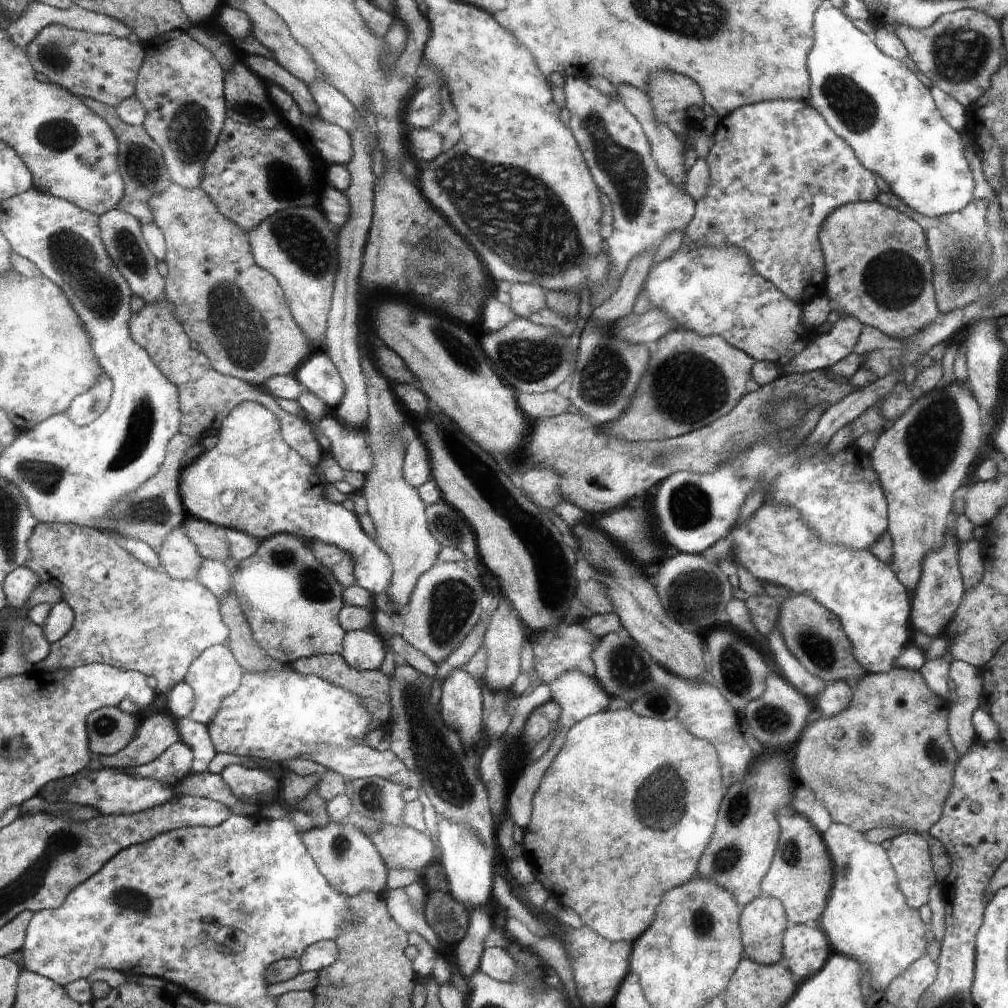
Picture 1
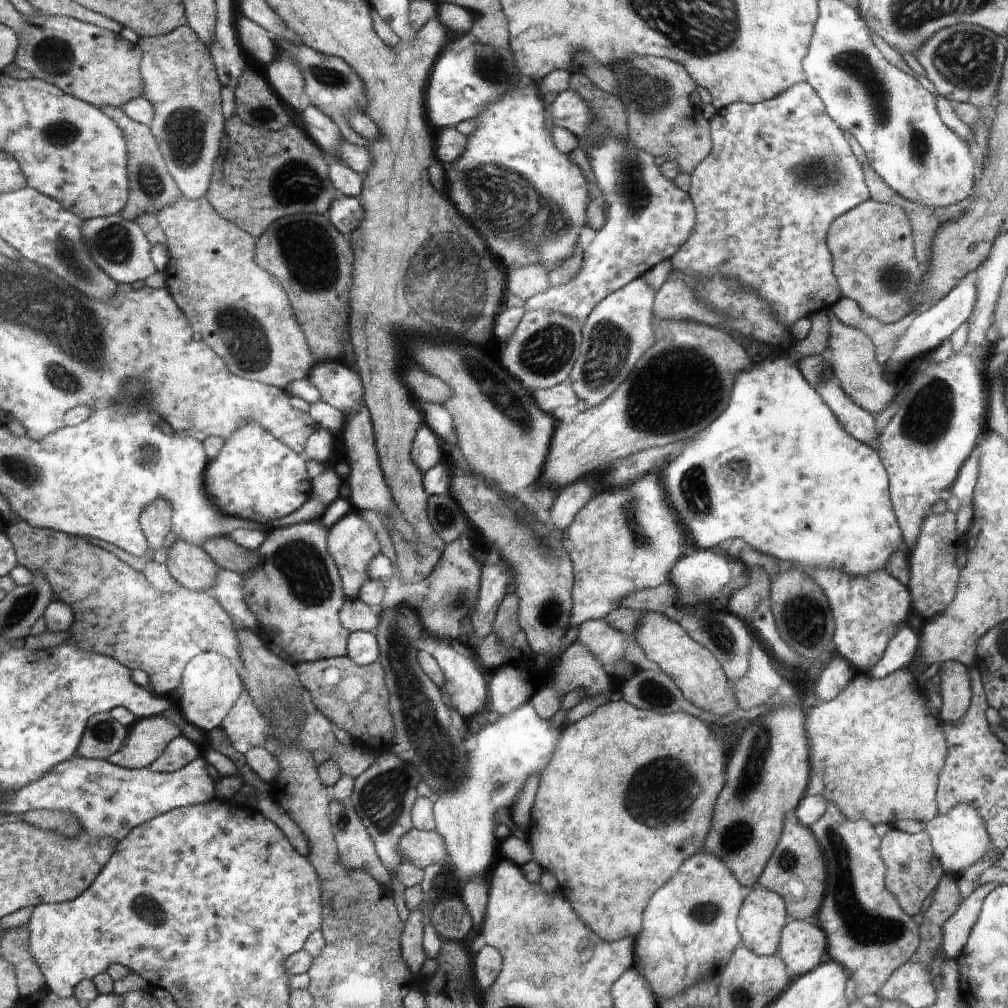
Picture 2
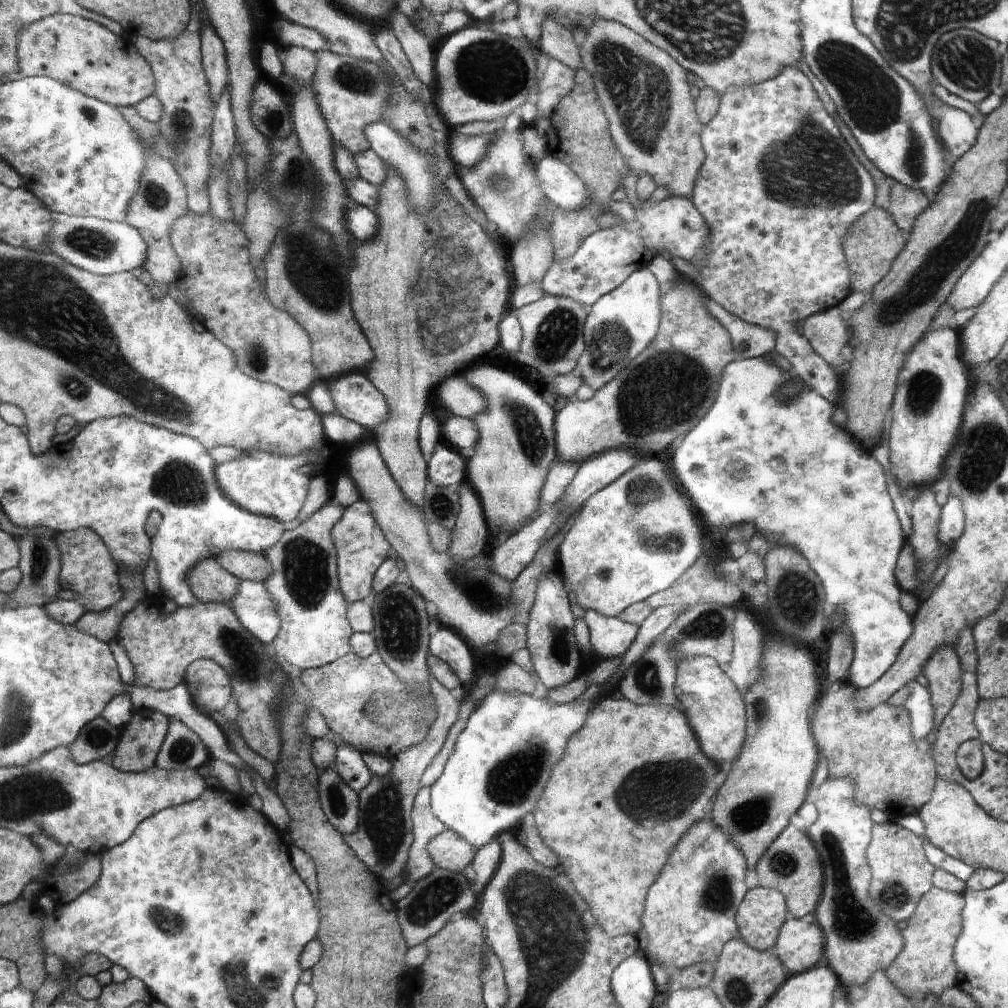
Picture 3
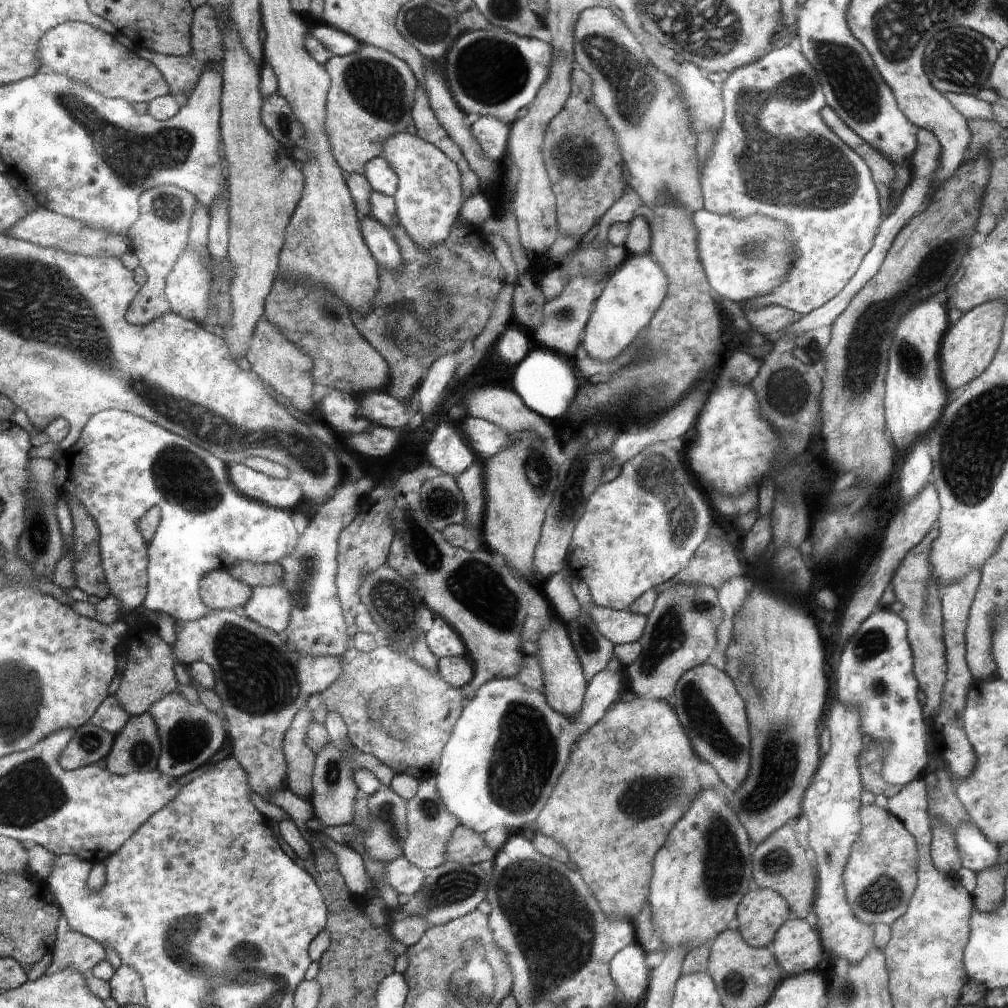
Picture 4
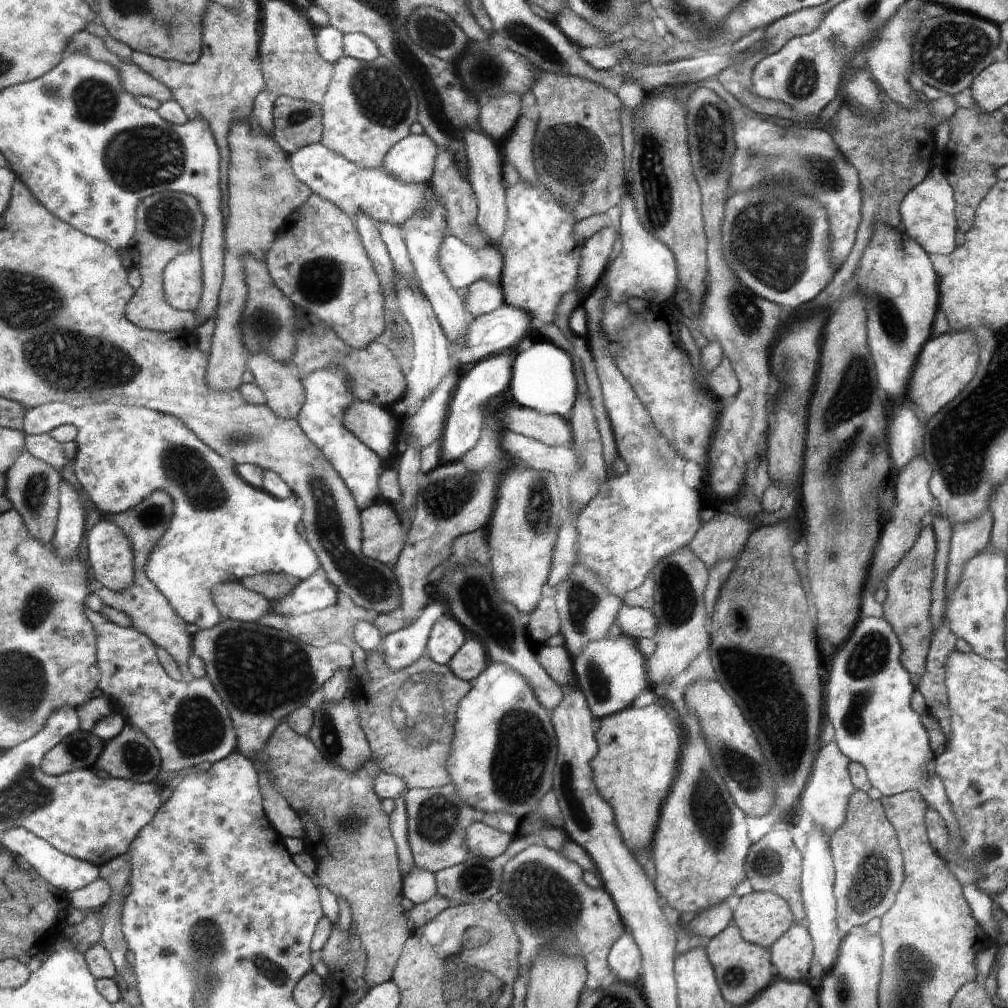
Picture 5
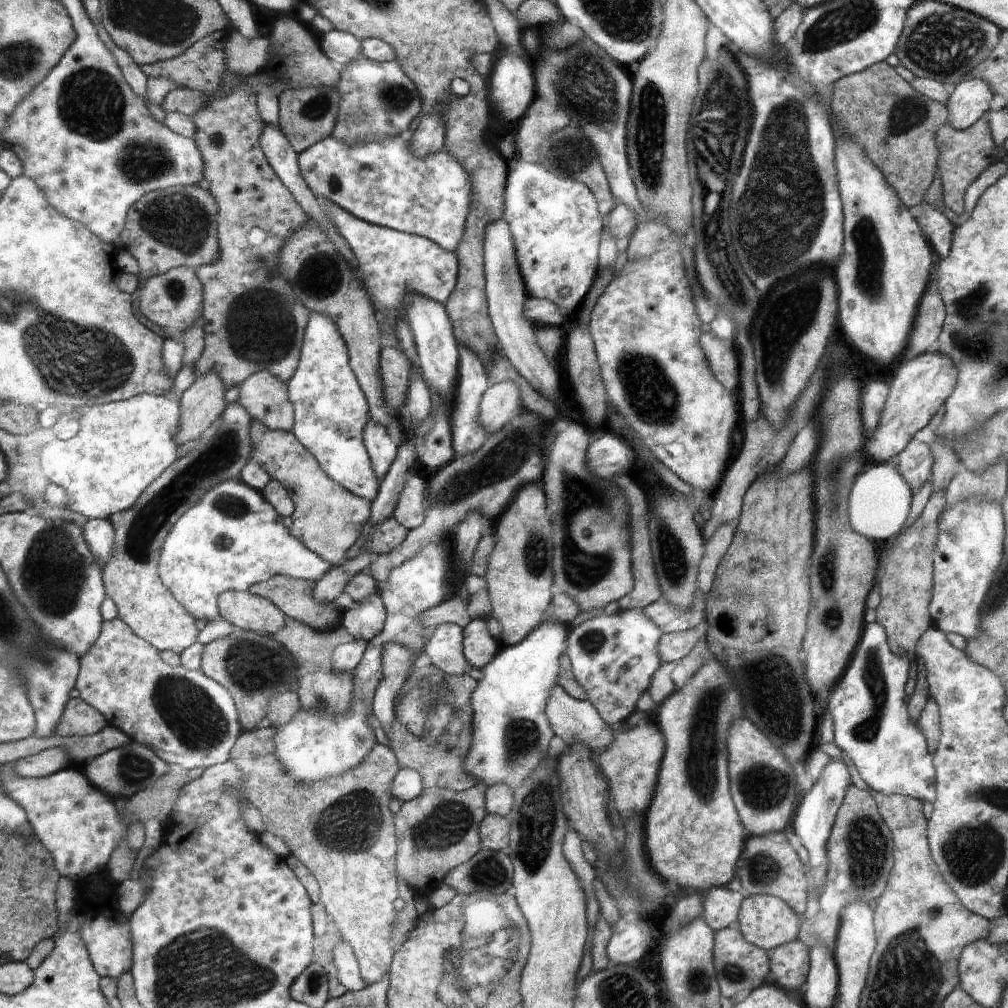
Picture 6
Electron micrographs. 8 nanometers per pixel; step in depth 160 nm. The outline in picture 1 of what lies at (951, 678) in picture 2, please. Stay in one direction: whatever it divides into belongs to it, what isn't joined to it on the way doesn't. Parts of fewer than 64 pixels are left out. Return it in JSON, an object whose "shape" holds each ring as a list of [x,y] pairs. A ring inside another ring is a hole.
{"shape":[[[958,660],[951,662],[949,675],[956,684],[957,701],[949,708],[948,730],[955,749],[963,757],[978,739],[971,716],[983,701],[985,681],[981,669]]]}

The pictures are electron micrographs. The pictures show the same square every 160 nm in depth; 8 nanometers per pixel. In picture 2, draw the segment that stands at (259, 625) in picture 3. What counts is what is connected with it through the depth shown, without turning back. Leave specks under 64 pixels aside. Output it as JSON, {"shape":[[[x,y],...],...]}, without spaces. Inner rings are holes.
{"shape":[[[228,569],[217,570],[210,592],[235,623],[242,623],[258,633],[257,619],[249,612],[243,599],[243,576]]]}

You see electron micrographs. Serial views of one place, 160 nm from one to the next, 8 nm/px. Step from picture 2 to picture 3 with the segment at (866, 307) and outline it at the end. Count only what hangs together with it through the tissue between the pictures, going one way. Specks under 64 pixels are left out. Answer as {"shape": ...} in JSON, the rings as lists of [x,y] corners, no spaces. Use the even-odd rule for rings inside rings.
{"shape":[[[874,205],[849,227],[841,247],[851,272],[851,290],[869,297],[875,286],[891,270],[894,259],[902,252],[908,238],[902,235],[894,217],[883,208]]]}

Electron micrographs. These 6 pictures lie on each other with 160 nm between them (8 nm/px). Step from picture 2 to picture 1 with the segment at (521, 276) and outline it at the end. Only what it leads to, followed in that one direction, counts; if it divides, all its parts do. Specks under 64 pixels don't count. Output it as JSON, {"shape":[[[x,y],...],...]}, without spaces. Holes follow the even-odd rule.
{"shape":[[[512,283],[509,290],[509,306],[517,316],[523,319],[528,318],[532,312],[542,312],[546,308],[547,298],[540,286],[530,286],[528,283]]]}

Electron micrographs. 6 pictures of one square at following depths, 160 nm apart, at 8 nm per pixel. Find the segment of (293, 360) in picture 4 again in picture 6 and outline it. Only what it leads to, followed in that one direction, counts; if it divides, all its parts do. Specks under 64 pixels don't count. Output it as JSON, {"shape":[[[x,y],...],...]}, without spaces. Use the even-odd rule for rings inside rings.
{"shape":[[[260,370],[246,377],[240,390],[237,401],[247,408],[252,419],[263,422],[269,429],[293,430],[295,408],[287,382],[283,383],[269,370]]]}

